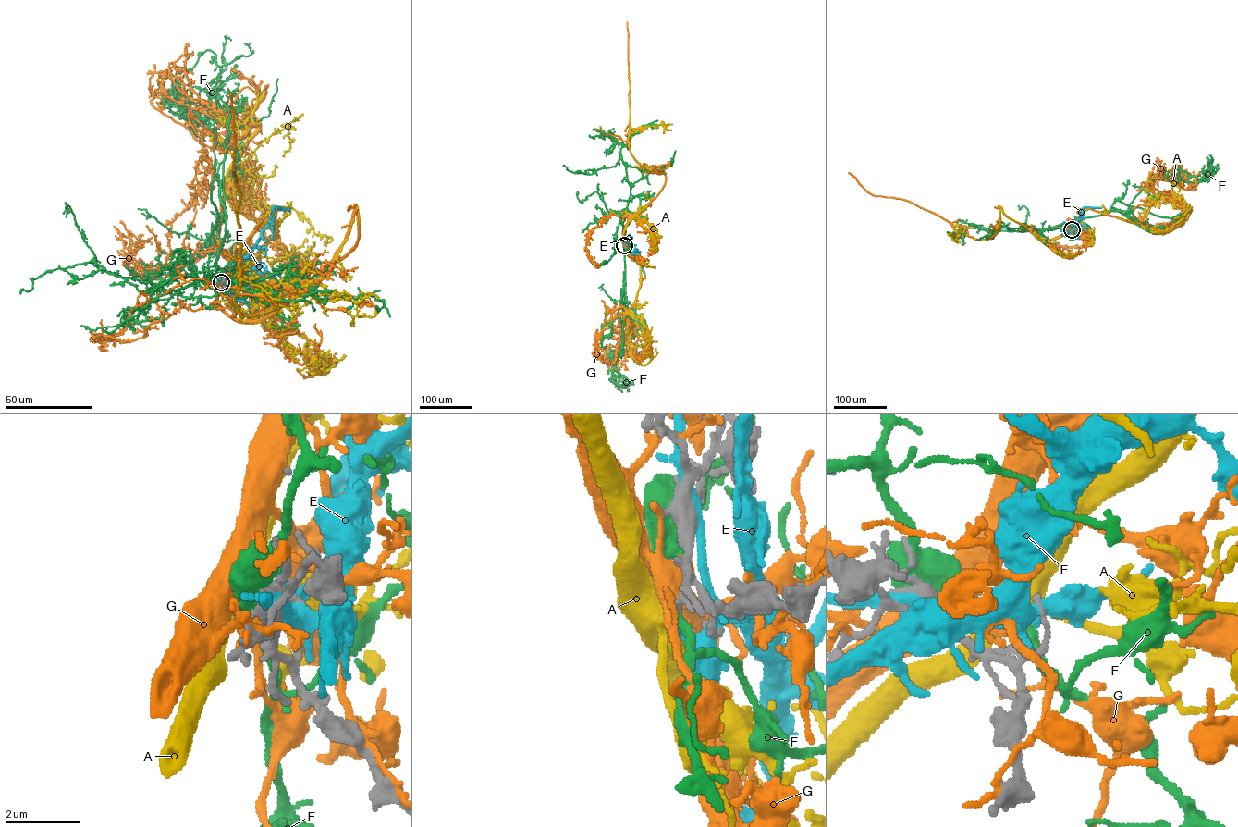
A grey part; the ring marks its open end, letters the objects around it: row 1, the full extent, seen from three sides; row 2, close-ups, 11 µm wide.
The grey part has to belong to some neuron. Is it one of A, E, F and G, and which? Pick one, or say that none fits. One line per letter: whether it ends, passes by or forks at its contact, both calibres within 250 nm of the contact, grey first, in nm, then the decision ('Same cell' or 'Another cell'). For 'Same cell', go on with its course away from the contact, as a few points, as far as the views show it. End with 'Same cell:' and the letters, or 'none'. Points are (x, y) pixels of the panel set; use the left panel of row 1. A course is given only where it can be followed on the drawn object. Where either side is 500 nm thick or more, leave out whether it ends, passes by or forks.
A: It passes by. Thickness 130 nm (grey) against 320 nm. Same cell. Its course: (221, 282), (224, 311), (263, 321), (357, 242), (357, 207), (333, 266), (306, 293), (242, 315), (235, 176)
E: It ends there. Thickness 200 nm (grey) against 200 nm. Another cell
F: It passes by. Thickness 200 nm (grey) against 240 nm. Another cell
G: It passes by. Thickness 200 nm (grey) against 340 nm. Another cell
Same cell: A

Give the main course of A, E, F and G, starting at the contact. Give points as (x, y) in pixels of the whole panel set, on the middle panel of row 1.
A: (624, 245), (627, 224), (658, 194), (666, 178), (665, 173), (653, 172), (639, 164), (631, 152), (628, 65)
E: (624, 245), (630, 253), (640, 256), (644, 275)
F: (624, 245), (622, 231), (625, 284), (621, 291), (620, 352)
G: (624, 245), (627, 223), (656, 196), (666, 178), (664, 173), (640, 165), (627, 141), (627, 22)

